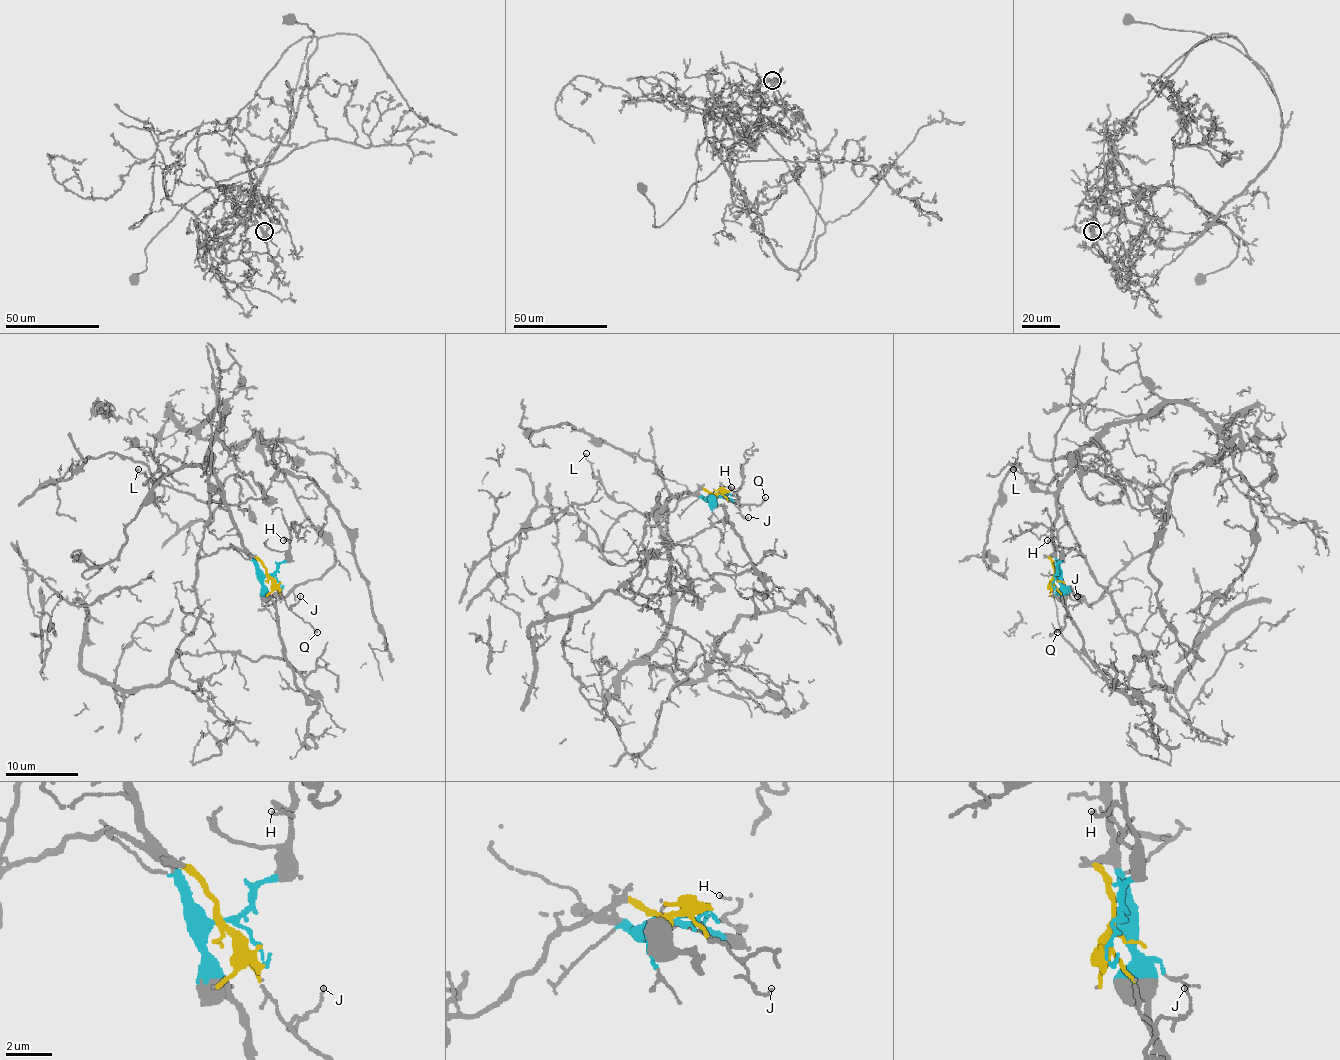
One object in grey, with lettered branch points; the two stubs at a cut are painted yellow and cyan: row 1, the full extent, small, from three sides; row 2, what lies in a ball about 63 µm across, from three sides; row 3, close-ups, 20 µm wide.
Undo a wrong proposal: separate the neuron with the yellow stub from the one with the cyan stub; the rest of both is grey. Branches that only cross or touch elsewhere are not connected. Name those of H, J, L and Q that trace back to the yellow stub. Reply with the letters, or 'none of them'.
J, Q

